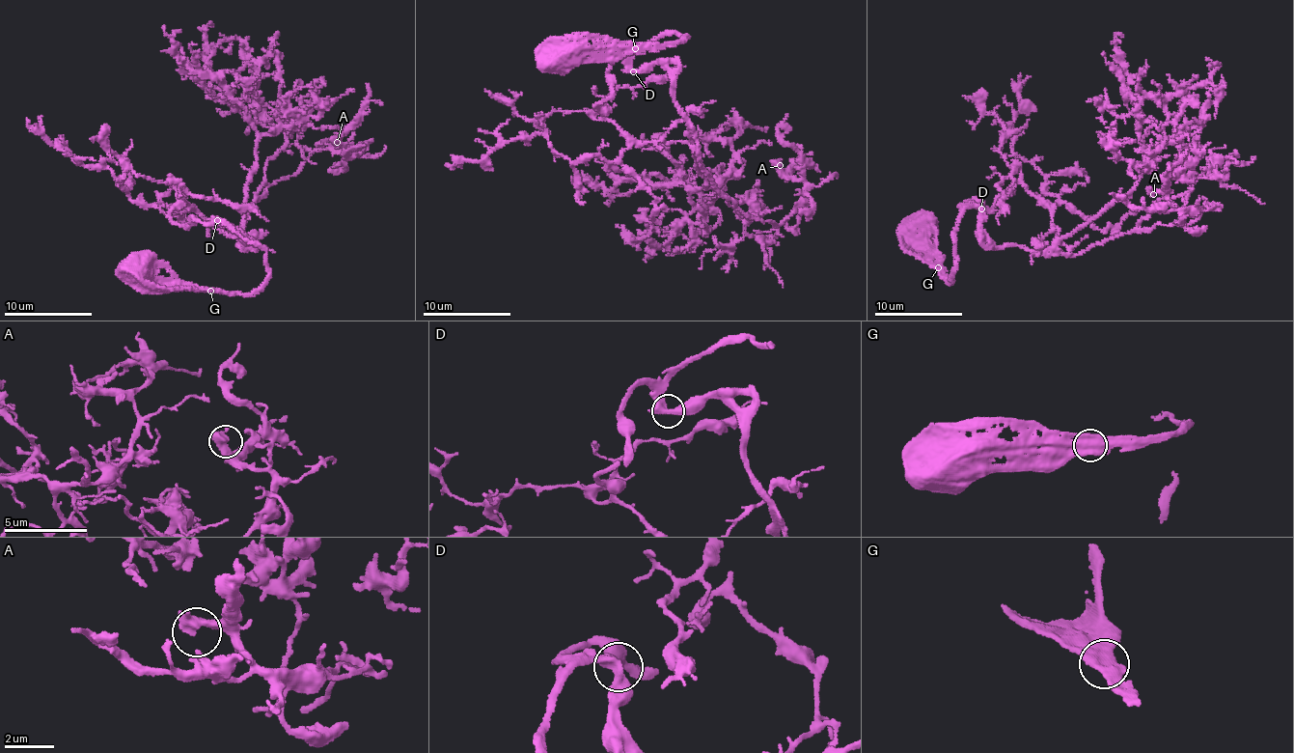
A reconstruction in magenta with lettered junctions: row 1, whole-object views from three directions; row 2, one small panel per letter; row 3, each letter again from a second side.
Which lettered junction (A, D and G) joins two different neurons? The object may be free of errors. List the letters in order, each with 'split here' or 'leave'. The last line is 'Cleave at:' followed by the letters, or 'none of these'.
A: leave
D: leave
G: leave
Cleave at: none of these

